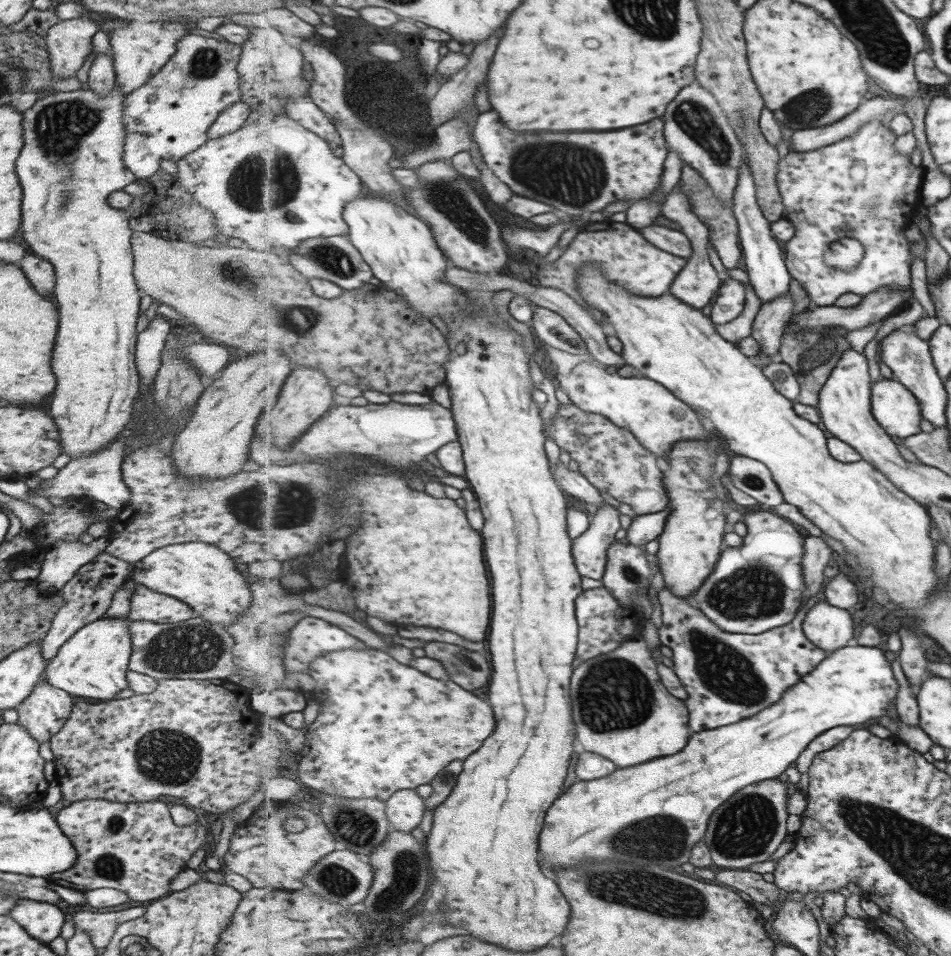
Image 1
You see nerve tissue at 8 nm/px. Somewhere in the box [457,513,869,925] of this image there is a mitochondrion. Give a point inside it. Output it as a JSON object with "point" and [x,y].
{"point":[641,889]}

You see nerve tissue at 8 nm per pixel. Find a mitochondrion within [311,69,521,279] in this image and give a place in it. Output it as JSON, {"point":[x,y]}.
{"point":[463,212]}

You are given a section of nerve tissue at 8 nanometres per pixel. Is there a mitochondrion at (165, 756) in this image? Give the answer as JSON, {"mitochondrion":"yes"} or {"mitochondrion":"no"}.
{"mitochondrion":"yes"}

